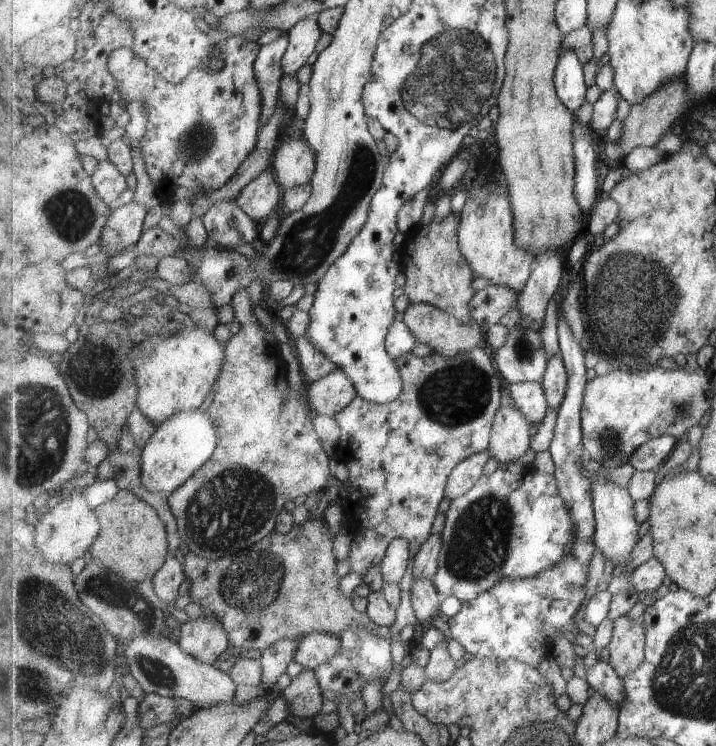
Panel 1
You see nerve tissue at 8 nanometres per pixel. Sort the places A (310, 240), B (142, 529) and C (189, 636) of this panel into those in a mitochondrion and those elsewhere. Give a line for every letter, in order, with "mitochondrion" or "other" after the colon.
A: mitochondrion
B: other
C: other

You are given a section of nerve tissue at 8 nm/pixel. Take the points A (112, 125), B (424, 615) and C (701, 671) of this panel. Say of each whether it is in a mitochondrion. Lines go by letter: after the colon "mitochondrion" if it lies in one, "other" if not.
A: other
B: other
C: mitochondrion

